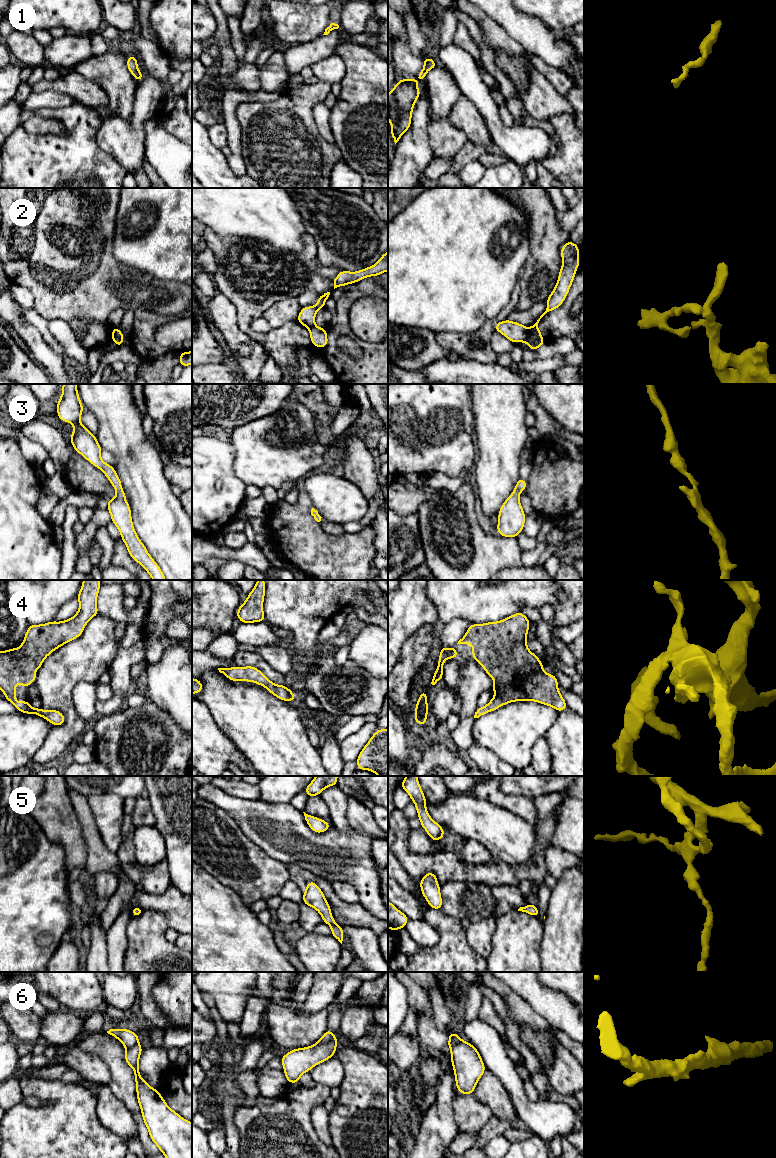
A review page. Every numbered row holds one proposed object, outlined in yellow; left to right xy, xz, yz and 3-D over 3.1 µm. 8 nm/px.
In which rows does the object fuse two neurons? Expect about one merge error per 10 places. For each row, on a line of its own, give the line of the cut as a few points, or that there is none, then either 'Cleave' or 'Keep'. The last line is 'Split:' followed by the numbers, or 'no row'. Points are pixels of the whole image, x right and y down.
1: No split. Keep
2: Split along yz (529, 328), (525, 340). Cleave
3: No split. Keep
4: No split. Keep
5: No split. Keep
6: Split along xz (334, 1034), (327, 1041), (319, 1042), (312, 1046). Cleave
Split: 2, 6

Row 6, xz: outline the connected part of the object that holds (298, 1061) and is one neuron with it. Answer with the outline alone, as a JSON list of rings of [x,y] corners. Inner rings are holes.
[[[334,1034],[328,1042],[292,1049],[280,1057],[288,1083],[300,1082],[302,1074],[334,1056],[337,1045],[338,1042]]]

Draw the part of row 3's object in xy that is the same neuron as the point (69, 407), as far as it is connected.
[[[63,384],[62,396],[57,402],[57,414],[61,421],[71,423],[74,427],[69,438],[76,452],[80,453],[92,465],[100,469],[116,490],[116,497],[109,499],[107,509],[111,521],[118,528],[129,555],[138,562],[153,580],[166,580],[162,570],[148,553],[133,527],[130,505],[122,489],[122,483],[114,469],[101,459],[101,446],[96,436],[81,422],[80,417],[84,408],[77,391],[77,384]]]

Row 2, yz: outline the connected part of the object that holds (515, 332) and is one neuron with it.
[[[507,319],[502,322],[497,322],[494,329],[513,343],[524,343],[529,330],[524,325]]]

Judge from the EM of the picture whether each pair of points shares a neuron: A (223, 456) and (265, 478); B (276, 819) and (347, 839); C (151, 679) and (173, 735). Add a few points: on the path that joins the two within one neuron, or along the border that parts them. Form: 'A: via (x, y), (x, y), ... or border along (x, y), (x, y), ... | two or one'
A: border along (229, 440), (234, 449), (233, 473), (244, 482) | two
B: via (294, 831), (300, 833), (307, 840), (329, 840) | one
C: border along (148, 697), (163, 709), (178, 727) | two

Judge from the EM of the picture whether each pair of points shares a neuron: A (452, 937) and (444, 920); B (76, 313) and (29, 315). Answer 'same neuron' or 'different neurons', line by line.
A: same neuron
B: different neurons

